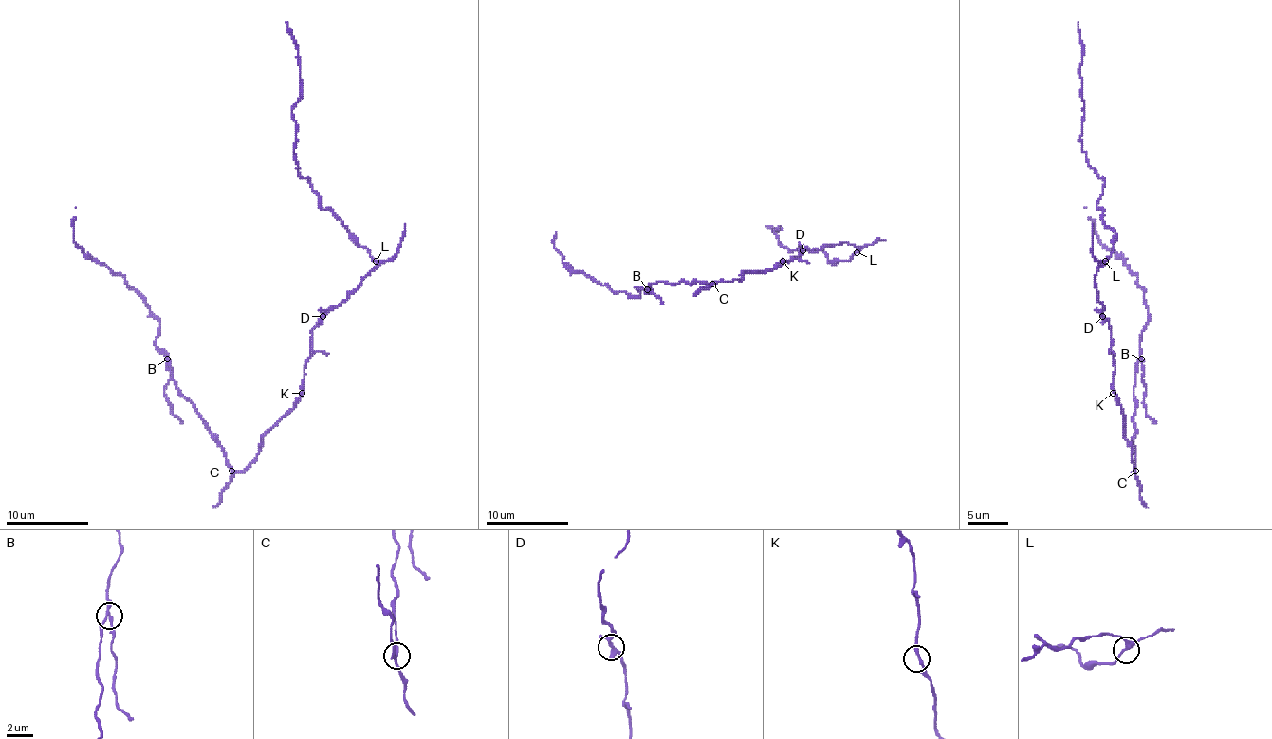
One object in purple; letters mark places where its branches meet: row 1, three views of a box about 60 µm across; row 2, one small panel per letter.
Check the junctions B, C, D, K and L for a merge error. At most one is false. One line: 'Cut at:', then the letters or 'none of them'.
Cut at: B

